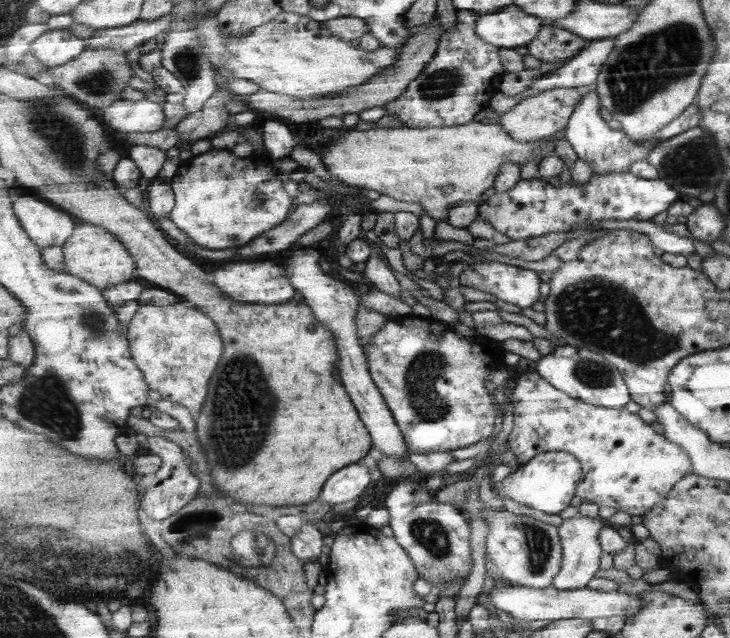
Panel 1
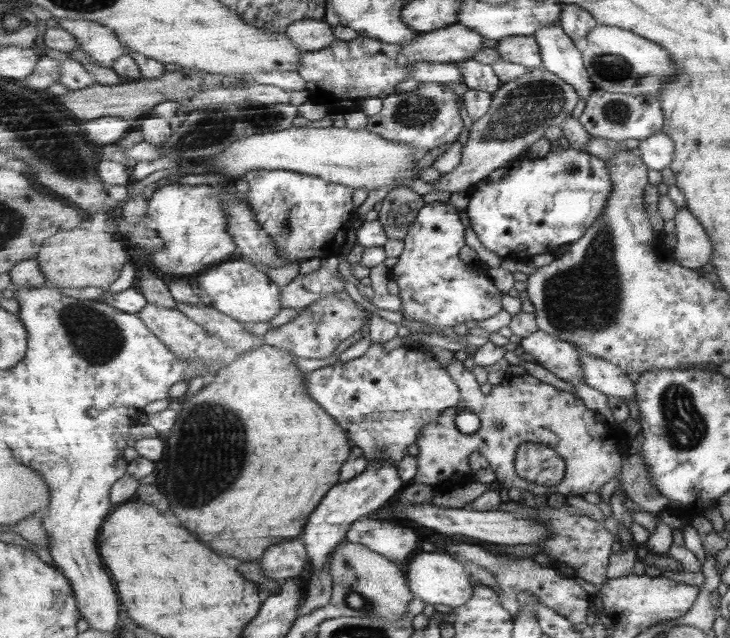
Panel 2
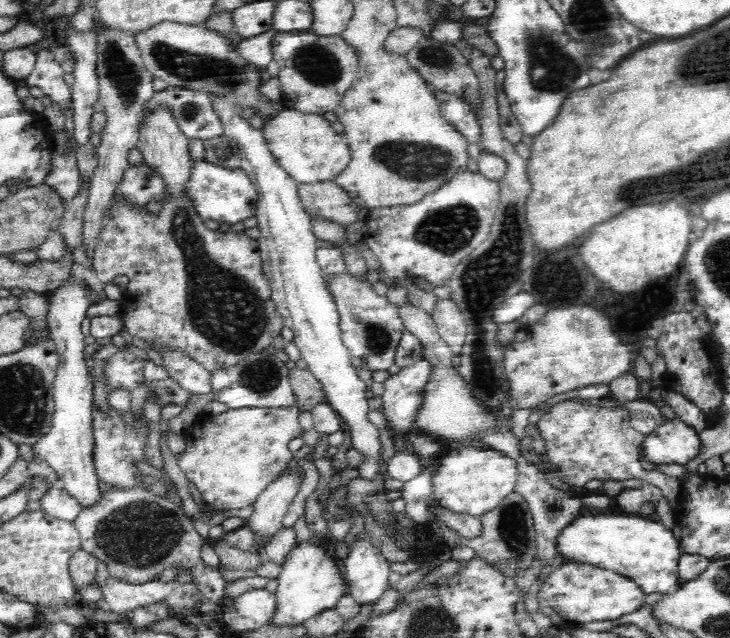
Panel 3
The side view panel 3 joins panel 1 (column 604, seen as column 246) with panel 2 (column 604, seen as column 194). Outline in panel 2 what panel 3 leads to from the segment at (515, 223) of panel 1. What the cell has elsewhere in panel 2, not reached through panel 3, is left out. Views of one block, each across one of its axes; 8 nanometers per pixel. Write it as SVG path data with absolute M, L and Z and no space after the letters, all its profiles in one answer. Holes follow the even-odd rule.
M569 147L561 153L552 151L545 158L521 158L493 171L469 192L466 212L471 228L485 248L503 259L527 263L537 254L553 254L560 246L585 237L587 230L606 209L614 191L610 166L605 159L586 150Z

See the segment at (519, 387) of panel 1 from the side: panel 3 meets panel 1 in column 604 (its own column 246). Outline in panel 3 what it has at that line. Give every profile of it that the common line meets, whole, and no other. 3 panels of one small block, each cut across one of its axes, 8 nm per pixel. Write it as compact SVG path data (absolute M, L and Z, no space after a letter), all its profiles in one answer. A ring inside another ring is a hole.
M290 405L242 407L222 414L202 415L182 431L186 448L184 452L174 454L176 466L214 511L252 506L260 494L294 463L288 445L304 434L298 423L300 411L296 405Z

